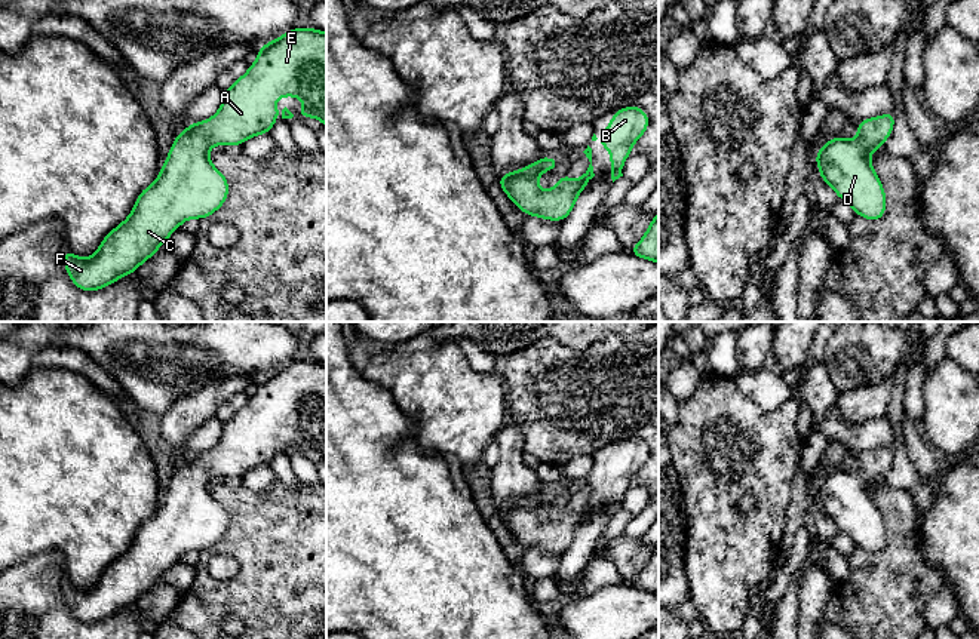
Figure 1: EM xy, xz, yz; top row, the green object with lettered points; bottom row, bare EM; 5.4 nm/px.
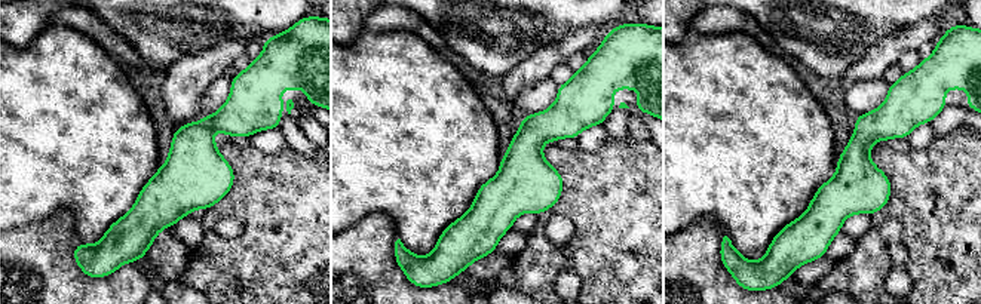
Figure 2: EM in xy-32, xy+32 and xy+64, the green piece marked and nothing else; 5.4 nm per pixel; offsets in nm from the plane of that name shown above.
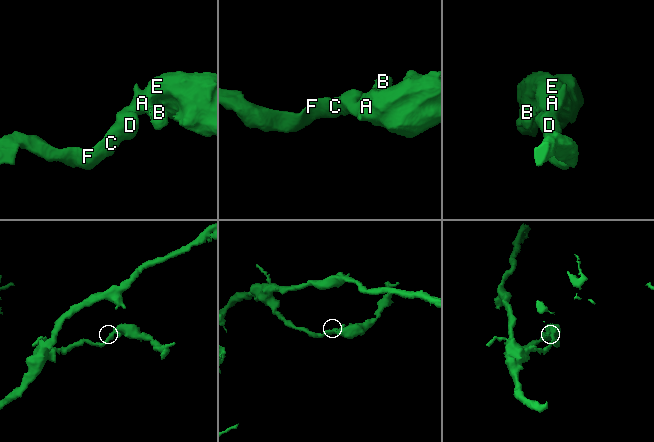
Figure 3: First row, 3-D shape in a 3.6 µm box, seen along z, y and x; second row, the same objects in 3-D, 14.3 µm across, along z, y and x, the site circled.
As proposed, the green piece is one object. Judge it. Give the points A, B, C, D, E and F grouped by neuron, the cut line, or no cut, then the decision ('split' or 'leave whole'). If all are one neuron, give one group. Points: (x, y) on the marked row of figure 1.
A B C D E F | no cut | leave whole

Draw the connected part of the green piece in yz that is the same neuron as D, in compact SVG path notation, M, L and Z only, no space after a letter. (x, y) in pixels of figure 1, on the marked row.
M894 111L857 122L854 141L834 136L819 151L816 162L820 178L866 219L886 215L886 191L869 156L883 147L894 128Z

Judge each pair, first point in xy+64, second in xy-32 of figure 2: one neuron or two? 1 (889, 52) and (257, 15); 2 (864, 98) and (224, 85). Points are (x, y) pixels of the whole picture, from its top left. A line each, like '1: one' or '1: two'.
1: two
2: one

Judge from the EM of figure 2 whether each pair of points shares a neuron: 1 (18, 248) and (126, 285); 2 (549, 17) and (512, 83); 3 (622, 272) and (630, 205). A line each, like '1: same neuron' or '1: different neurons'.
1: same neuron
2: different neurons
3: same neuron

